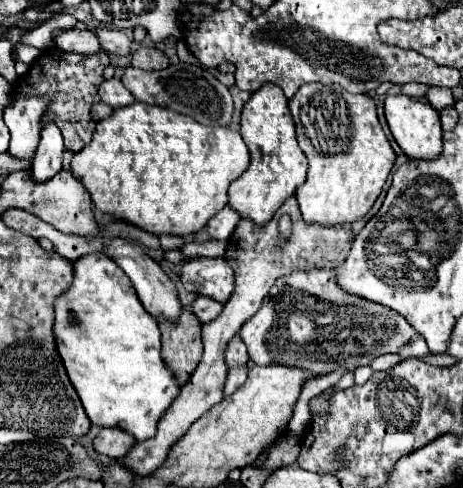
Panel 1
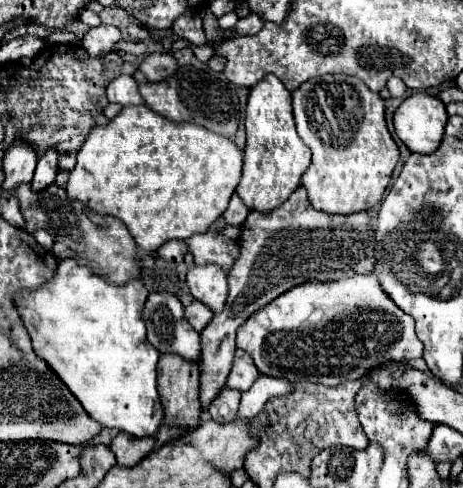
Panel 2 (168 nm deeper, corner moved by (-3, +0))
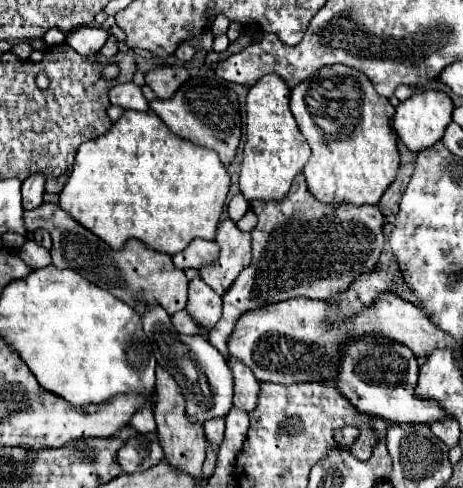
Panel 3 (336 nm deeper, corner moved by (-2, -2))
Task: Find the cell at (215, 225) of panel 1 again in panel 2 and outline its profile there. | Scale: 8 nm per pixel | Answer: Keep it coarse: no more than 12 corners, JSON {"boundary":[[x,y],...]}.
{"boundary":[[237,195],[223,213],[227,225],[241,227],[249,207]]}

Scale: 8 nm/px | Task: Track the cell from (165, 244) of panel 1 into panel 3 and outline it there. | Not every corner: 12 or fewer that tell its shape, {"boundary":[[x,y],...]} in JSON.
{"boundary":[[234,221],[218,225],[218,259],[202,265],[204,277],[224,295],[250,263],[250,233]]}

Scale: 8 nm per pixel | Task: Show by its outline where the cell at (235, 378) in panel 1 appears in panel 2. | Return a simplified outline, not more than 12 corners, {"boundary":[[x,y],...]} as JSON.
{"boundary":[[221,389],[209,405],[209,417],[229,423],[239,409],[241,393]]}

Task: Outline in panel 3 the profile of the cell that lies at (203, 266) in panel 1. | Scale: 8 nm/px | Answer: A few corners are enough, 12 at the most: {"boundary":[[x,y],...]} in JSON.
{"boundary":[[202,277],[190,281],[186,309],[210,331],[222,297]]}

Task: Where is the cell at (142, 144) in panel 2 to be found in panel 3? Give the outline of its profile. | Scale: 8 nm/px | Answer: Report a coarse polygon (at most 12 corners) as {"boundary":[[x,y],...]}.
{"boundary":[[128,109],[60,207],[112,249],[214,239],[216,151]]}

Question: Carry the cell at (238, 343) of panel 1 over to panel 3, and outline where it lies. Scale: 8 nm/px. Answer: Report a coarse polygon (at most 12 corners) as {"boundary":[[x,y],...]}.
{"boundary":[[230,359],[234,405],[254,411],[260,391],[250,367]]}

